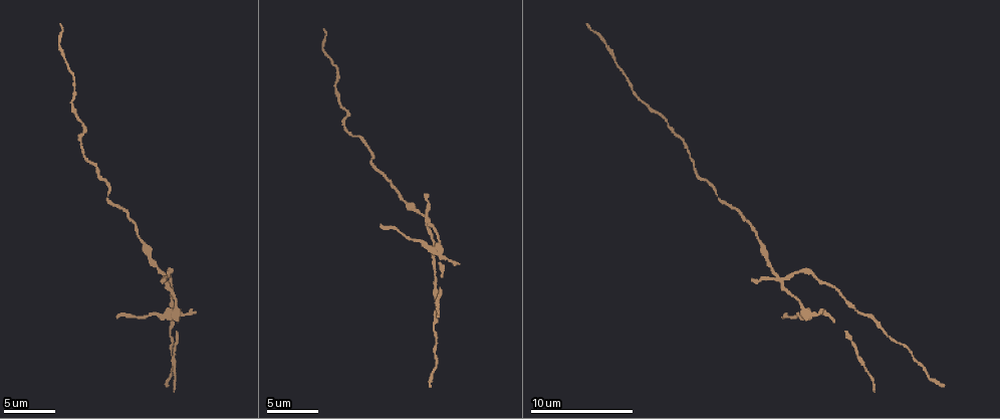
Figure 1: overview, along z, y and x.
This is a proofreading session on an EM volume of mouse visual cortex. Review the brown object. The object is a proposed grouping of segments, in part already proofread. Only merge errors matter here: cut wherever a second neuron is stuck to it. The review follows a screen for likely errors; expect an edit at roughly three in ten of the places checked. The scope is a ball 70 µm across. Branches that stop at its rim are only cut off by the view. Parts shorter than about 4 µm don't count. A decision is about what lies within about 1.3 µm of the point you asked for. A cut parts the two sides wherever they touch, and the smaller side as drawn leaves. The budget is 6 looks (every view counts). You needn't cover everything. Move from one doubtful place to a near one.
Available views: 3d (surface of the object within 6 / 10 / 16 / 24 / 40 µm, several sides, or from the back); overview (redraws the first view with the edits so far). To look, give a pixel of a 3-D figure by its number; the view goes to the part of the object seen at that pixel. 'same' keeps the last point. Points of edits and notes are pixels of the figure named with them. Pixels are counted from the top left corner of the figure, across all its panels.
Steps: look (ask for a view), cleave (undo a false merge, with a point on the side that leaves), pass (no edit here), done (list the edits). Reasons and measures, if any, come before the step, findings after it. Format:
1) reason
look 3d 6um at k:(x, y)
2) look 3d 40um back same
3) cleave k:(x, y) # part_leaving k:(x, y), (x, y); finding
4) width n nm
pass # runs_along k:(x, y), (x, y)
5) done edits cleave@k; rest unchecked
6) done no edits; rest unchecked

four or more arms meet
look 3d 10um at 1:(438, 256)

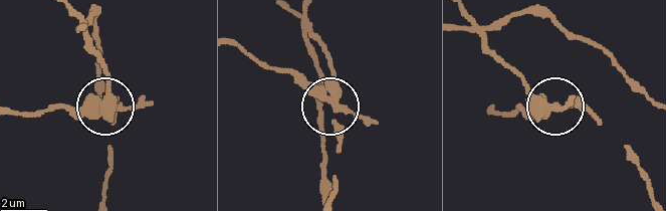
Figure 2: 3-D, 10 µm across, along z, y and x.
from behind
look 3d 10um back at 2:(329, 101)

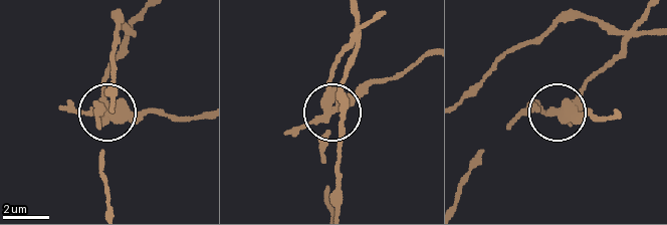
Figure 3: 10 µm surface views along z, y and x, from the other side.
width 410 nm
cleave 3:(134, 121) # part_leaving 3:(108, 114), (199, 120); a second neuron is stuck on

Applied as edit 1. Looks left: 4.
two arms at a narrow angle
look 3d 6um at 1:(785, 279)

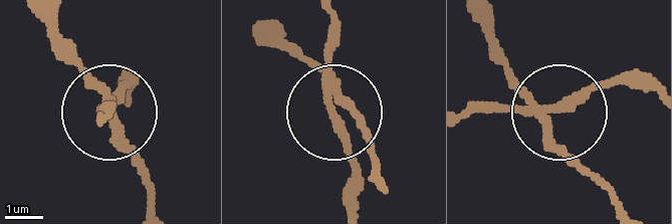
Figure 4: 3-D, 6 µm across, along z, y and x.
look 3d 6um back at 4:(555, 110)

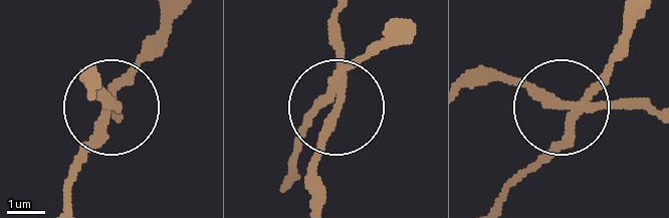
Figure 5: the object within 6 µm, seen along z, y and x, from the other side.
width 250 nm
cleave 5:(333, 33) # part_leaving 5:(337, 91), (316, 194); a second neuron is stuck on

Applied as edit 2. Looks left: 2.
done edits cleave@3, cleave@5; rest unchecked

